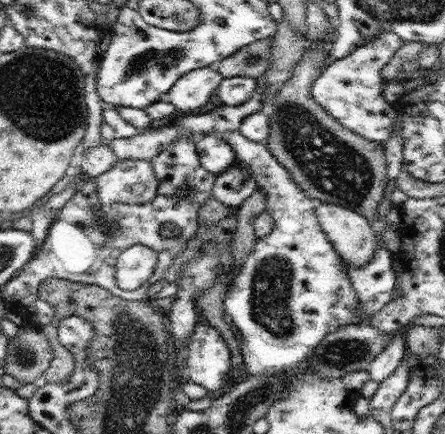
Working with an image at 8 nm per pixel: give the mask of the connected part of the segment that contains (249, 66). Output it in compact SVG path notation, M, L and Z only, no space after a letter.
M264 38L240 47L240 50L215 65L223 78L250 77L259 80L270 65L270 49L274 38Z

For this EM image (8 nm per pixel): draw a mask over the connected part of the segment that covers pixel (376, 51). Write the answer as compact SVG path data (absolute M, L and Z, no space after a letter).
M380 29L380 34L372 38L372 42L352 50L348 56L329 62L310 90L318 105L320 105L344 128L352 130L370 142L378 142L380 146L388 142L396 124L397 109L393 103L384 99L382 94L385 85L382 70L392 60L394 54L403 45L404 41L390 29Z

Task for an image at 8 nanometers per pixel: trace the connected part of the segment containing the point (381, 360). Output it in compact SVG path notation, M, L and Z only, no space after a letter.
M404 332L393 334L390 344L384 348L384 352L374 358L369 365L370 379L380 383L391 376L396 368L403 364L407 351L407 343Z

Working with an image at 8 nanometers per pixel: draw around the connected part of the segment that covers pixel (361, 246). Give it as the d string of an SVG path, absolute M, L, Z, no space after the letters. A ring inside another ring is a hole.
M324 202L315 209L315 213L322 230L343 262L360 268L374 258L379 238L365 216Z

